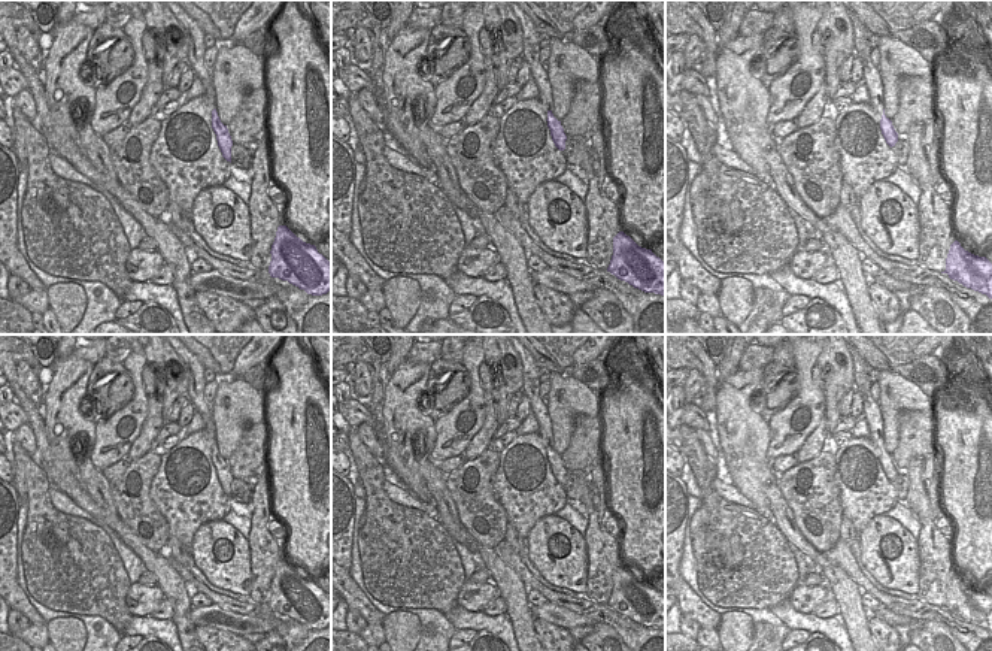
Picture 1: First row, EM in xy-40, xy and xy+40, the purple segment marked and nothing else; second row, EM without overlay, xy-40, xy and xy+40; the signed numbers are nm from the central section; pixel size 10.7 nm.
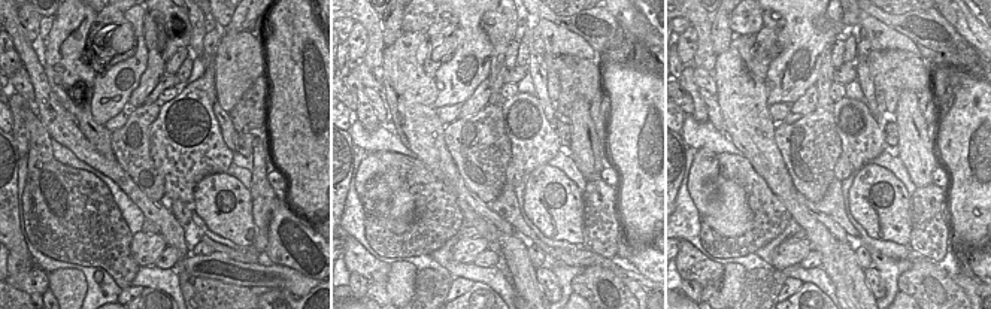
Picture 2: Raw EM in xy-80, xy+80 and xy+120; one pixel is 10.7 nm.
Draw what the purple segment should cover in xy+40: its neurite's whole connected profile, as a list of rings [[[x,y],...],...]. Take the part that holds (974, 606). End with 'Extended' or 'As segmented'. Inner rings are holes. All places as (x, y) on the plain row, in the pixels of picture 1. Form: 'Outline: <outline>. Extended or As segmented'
Outline: [[[958,575],[950,579],[946,605],[941,608],[992,633],[992,597],[965,585]]]. As segmented.

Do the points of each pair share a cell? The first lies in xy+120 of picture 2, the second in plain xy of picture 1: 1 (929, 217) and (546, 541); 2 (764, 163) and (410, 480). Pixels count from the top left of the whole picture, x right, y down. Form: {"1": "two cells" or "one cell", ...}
{"1": "two cells", "2": "one cell"}

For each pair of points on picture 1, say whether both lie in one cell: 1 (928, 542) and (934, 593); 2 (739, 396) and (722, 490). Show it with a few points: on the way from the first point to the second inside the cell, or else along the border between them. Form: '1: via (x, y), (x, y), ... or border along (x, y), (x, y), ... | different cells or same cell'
1: via (934, 554), (939, 581) | same cell
2: border along (733, 484), (757, 509) | different cells

